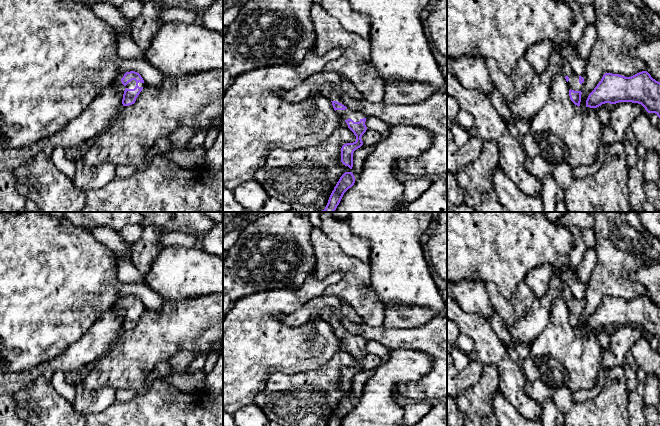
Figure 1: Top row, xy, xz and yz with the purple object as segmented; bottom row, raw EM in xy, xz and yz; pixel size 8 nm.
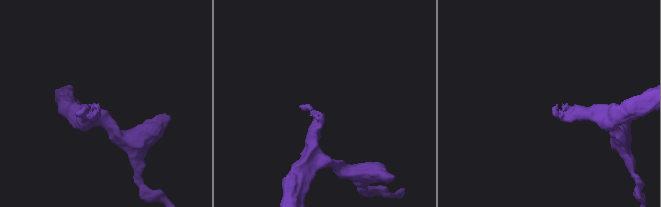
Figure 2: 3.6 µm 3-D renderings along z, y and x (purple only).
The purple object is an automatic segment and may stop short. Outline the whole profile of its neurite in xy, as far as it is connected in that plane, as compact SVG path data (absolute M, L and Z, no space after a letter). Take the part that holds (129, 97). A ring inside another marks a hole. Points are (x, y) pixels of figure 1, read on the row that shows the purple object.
M129 71L117 77L114 81L114 85L124 85L126 87L123 94L122 104L123 106L129 106L135 103L136 98L146 83L139 73Z

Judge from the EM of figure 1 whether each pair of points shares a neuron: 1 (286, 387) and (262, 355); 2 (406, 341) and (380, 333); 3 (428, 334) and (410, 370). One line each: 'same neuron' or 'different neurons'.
1: different neurons
2: same neuron
3: different neurons

